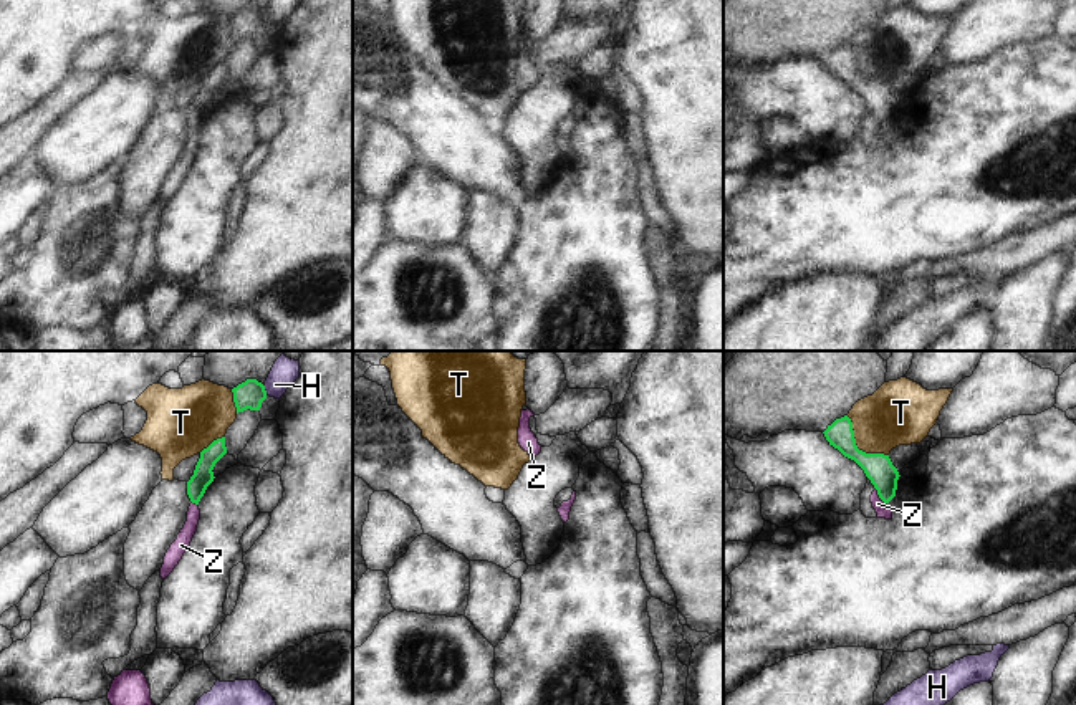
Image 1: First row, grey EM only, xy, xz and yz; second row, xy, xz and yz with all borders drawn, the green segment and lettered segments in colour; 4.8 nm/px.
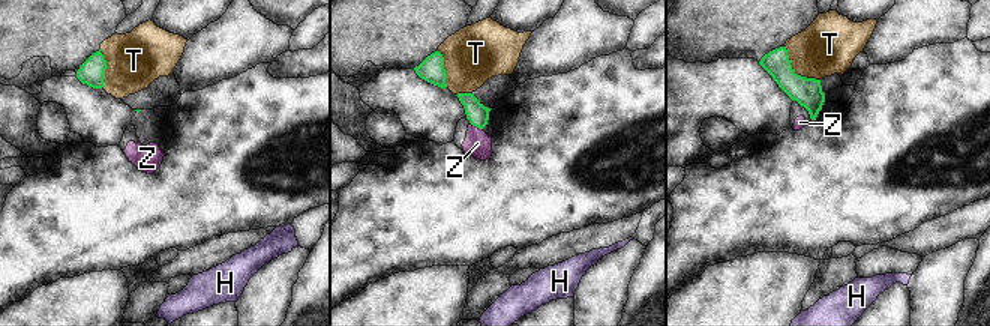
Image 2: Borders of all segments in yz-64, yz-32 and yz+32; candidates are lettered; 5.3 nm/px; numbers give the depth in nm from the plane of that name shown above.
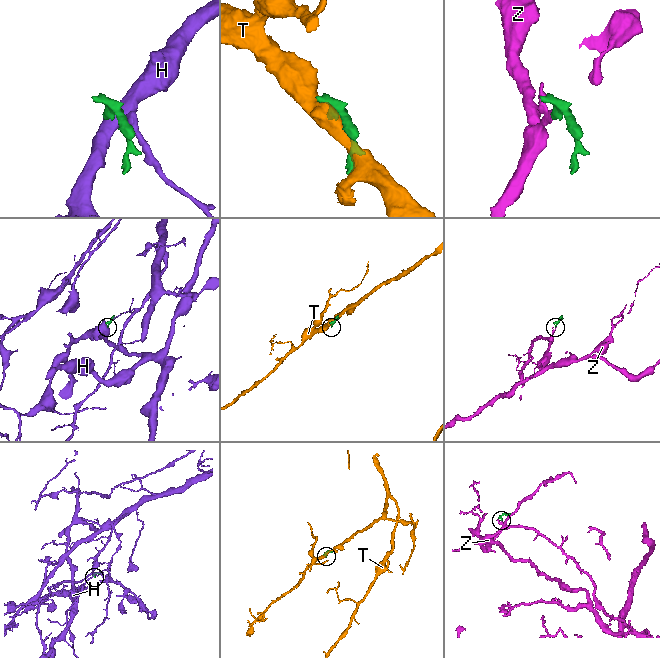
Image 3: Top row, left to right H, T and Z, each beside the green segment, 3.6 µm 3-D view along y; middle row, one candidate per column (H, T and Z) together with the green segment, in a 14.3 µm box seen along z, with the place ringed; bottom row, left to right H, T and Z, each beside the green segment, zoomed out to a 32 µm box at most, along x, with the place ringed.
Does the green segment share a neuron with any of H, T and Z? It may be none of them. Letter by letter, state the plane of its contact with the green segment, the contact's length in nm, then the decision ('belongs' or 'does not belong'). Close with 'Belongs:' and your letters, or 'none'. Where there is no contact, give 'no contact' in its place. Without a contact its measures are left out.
H: contact in xy; length 60 nm; does not belong
T: contact in yz; length 280 nm; does not belong
Z: contact in yz; length 80 nm; belongs
Belongs: Z

